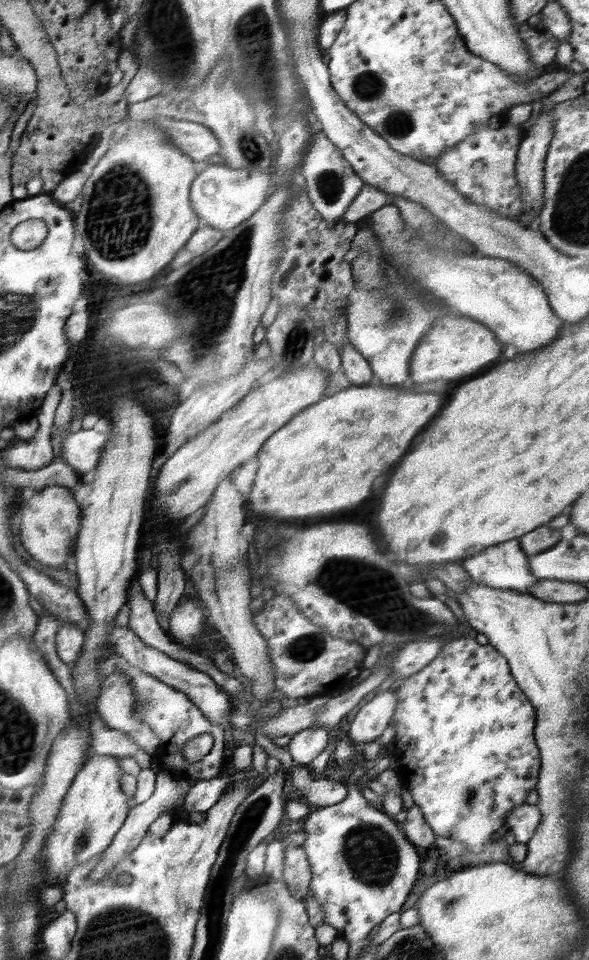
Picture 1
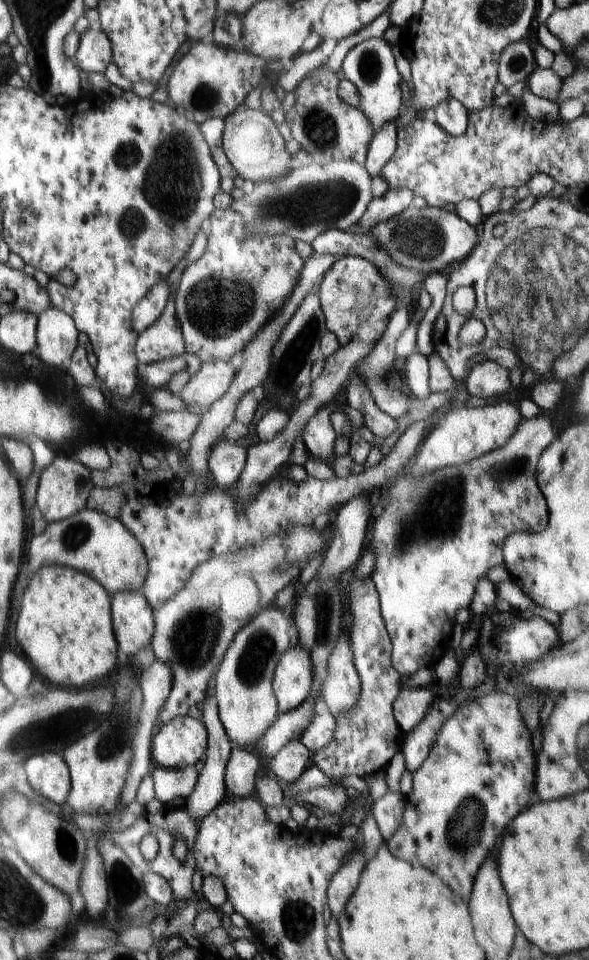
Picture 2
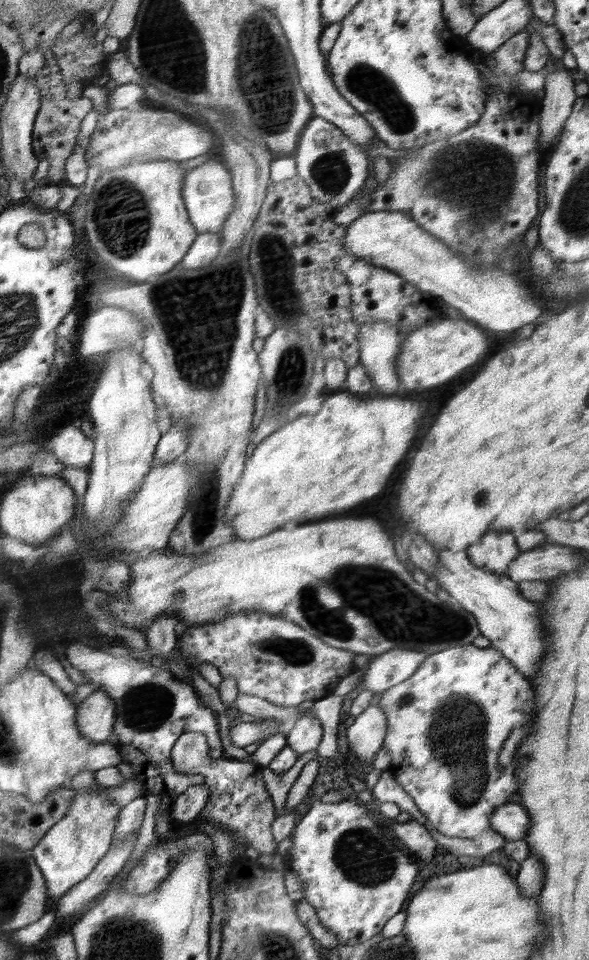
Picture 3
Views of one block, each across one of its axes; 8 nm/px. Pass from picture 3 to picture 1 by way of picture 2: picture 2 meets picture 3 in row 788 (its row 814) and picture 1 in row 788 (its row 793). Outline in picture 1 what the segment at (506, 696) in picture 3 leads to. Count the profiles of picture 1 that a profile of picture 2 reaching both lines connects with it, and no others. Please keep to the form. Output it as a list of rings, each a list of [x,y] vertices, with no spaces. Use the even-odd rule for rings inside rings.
[[[459,638],[459,640],[453,640],[447,646],[443,646],[443,650],[437,654],[435,660],[431,660],[423,670],[419,670],[417,674],[413,674],[411,678],[407,678],[399,686],[393,722],[395,722],[395,742],[393,742],[391,754],[401,764],[397,768],[397,776],[401,780],[401,786],[409,788],[411,798],[413,798],[413,806],[419,808],[423,820],[429,824],[429,828],[433,830],[435,836],[443,836],[447,840],[457,840],[471,854],[479,852],[485,844],[491,842],[491,836],[495,834],[495,830],[499,830],[505,824],[507,814],[511,810],[517,810],[519,806],[523,806],[527,802],[529,792],[535,790],[535,786],[537,786],[537,774],[539,774],[539,768],[541,768],[541,758],[539,758],[537,746],[533,744],[535,708],[531,706],[531,702],[523,694],[523,690],[519,690],[519,686],[515,684],[515,680],[513,680],[513,676],[509,672],[507,658],[501,656],[491,644],[479,646],[475,642],[475,638]]]

